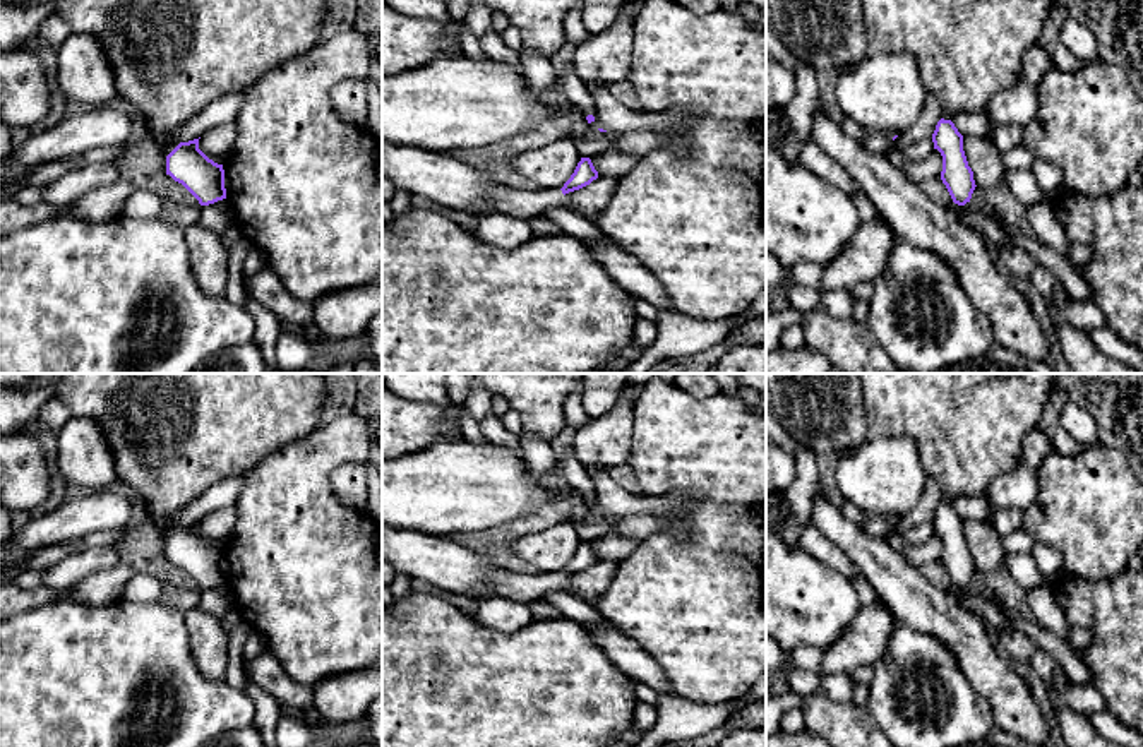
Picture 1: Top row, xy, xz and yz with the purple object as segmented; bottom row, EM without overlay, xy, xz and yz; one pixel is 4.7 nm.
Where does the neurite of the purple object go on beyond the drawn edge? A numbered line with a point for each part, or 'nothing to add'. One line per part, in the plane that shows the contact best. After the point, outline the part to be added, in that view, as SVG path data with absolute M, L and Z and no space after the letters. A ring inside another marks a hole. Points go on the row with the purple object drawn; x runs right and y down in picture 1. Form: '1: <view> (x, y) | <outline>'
1: xz (569, 88) | M562 69L552 87L552 93L562 101L574 105L586 117L595 111L595 101L586 84L576 77L569 69Z

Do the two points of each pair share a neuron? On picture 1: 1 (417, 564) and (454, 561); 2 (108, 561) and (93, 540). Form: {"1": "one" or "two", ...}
{"1": "one", "2": "two"}

